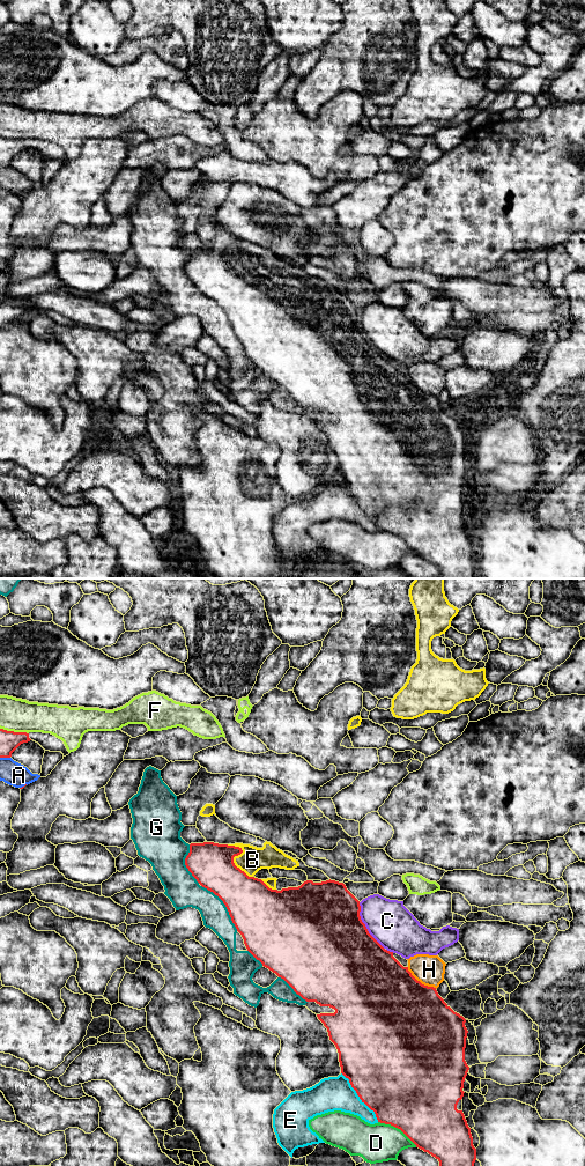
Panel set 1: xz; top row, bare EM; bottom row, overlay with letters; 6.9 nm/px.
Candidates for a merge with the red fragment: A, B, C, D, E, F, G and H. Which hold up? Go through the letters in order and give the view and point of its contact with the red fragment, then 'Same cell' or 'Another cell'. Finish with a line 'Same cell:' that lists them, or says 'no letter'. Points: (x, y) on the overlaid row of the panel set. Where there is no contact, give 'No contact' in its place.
A: Touches red at xz (5, 757). Another cell
B: Touches red at xz (232, 858). Same cell
C: Touches red at xz (364, 925). Another cell
D: Touches red at xz (398, 1128). Another cell
E: Touches red at xz (358, 1096). Another cell
F: Touches red at xz (13, 731). Another cell
G: Touches red at xz (226, 906). Another cell
H: Touches red at xz (420, 982). Another cell
Same cell: B

